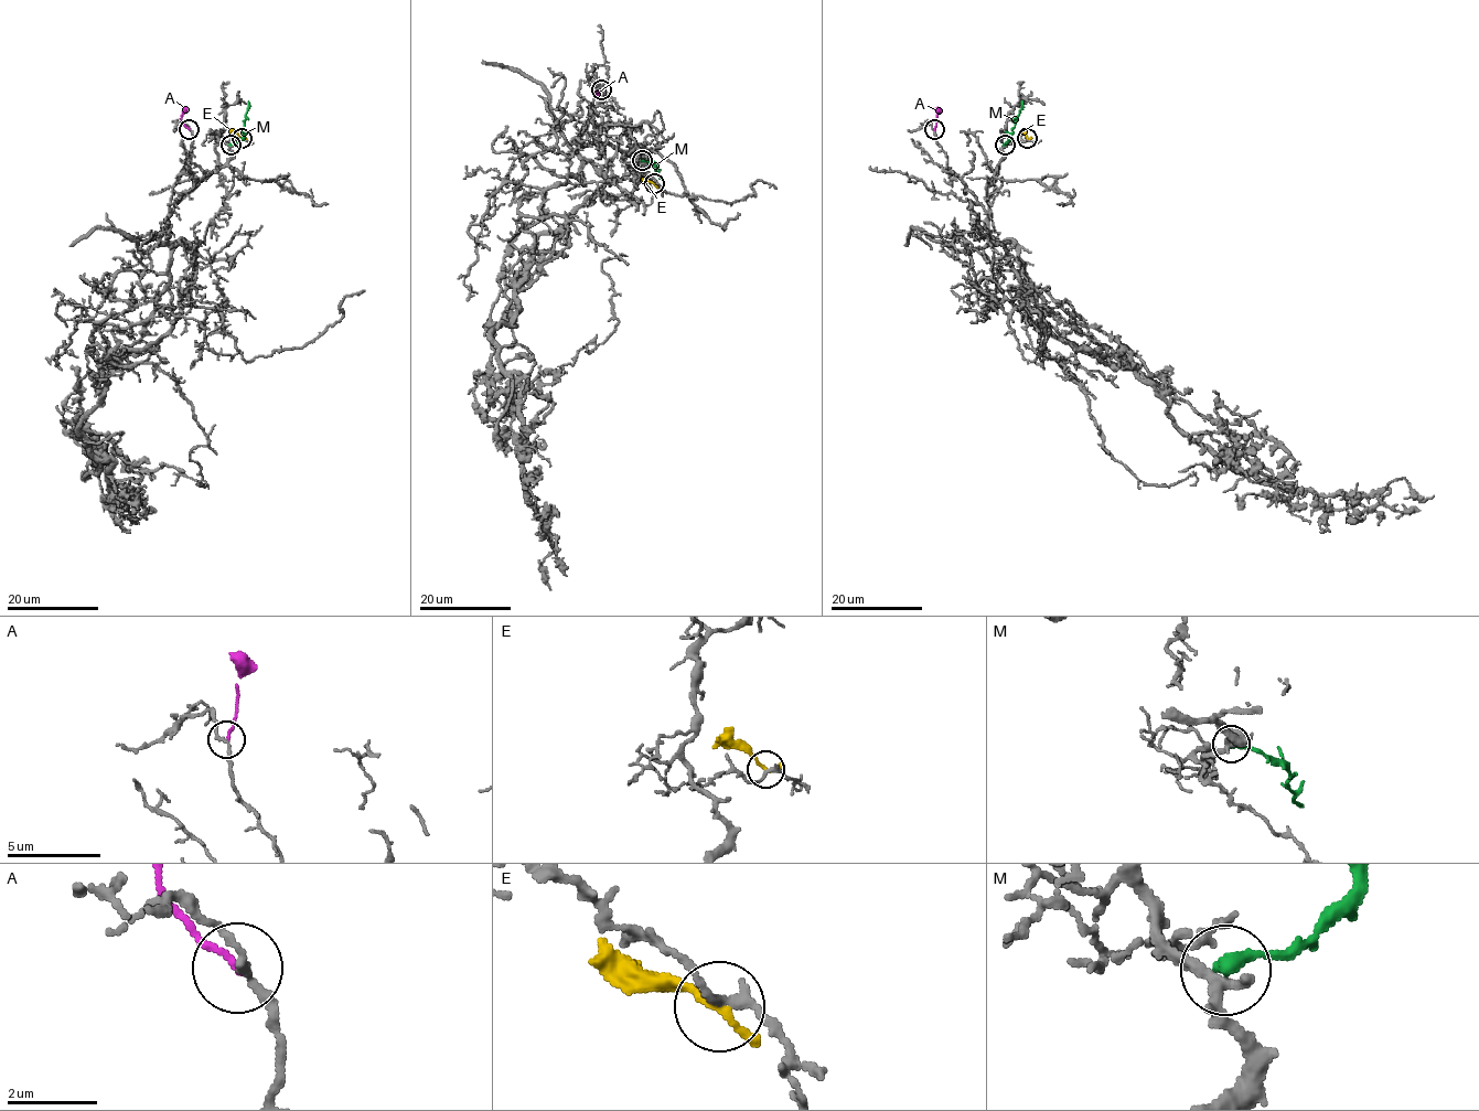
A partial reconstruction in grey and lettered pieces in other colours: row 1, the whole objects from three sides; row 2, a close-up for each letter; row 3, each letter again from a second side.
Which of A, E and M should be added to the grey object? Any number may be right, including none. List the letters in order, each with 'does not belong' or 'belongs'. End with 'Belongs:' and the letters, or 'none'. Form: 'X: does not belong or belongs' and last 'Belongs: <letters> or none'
A: does not belong
E: does not belong
M: does not belong
Belongs: none

